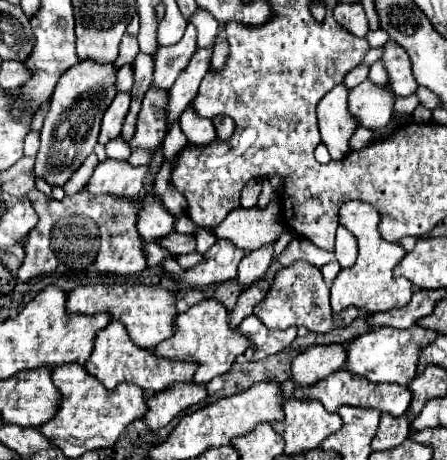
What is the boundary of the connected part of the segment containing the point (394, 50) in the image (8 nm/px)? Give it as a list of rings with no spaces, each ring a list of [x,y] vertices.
[[[385,42],[381,46],[383,56],[381,62],[385,64],[389,72],[389,86],[395,96],[411,96],[417,90],[417,82],[411,74],[411,62],[407,52],[397,44],[397,42]]]

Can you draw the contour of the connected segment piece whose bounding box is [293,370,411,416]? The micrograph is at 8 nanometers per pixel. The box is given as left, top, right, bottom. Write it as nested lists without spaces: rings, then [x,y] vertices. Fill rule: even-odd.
[[[339,370],[329,374],[325,380],[319,380],[315,384],[311,384],[309,388],[295,388],[293,392],[295,398],[315,398],[319,400],[327,412],[337,412],[341,406],[363,406],[363,408],[377,408],[381,412],[389,412],[393,416],[401,416],[407,412],[409,404],[411,404],[411,390],[409,386],[395,386],[395,384],[373,384],[367,382],[365,378],[351,378],[351,374],[347,374],[347,370]]]

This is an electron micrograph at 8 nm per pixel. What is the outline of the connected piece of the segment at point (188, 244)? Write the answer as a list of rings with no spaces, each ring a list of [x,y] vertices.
[[[173,232],[167,236],[165,242],[161,242],[161,246],[167,248],[171,254],[177,254],[177,256],[181,256],[185,252],[191,254],[191,252],[195,252],[195,238],[193,238],[193,234]]]

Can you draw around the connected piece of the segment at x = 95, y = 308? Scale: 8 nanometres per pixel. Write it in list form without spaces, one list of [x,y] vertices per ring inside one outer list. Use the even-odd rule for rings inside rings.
[[[95,284],[95,286],[79,286],[69,292],[67,310],[77,314],[97,314],[109,312],[115,320],[121,320],[127,326],[131,340],[141,348],[155,348],[159,342],[171,338],[175,334],[175,292],[165,290],[161,286],[143,286],[143,284]]]

